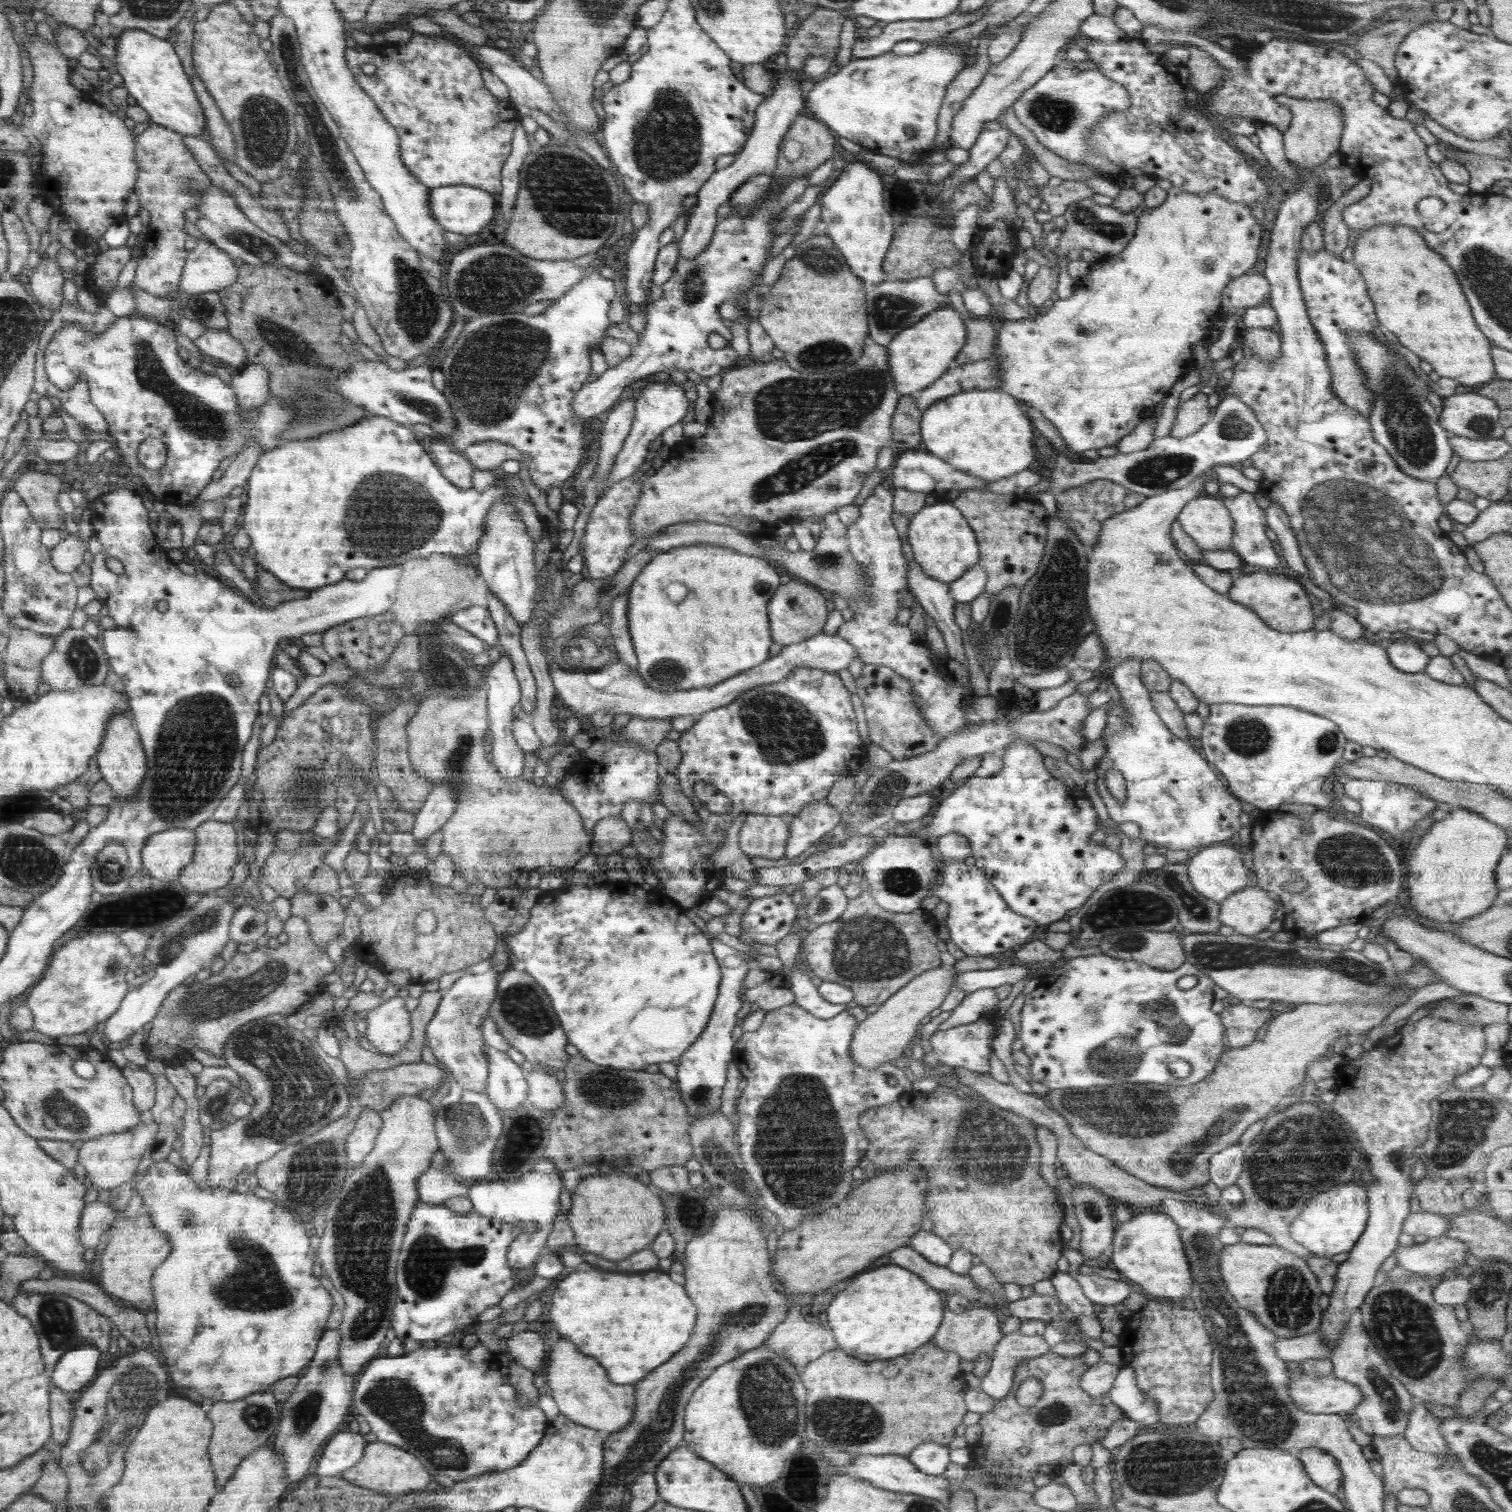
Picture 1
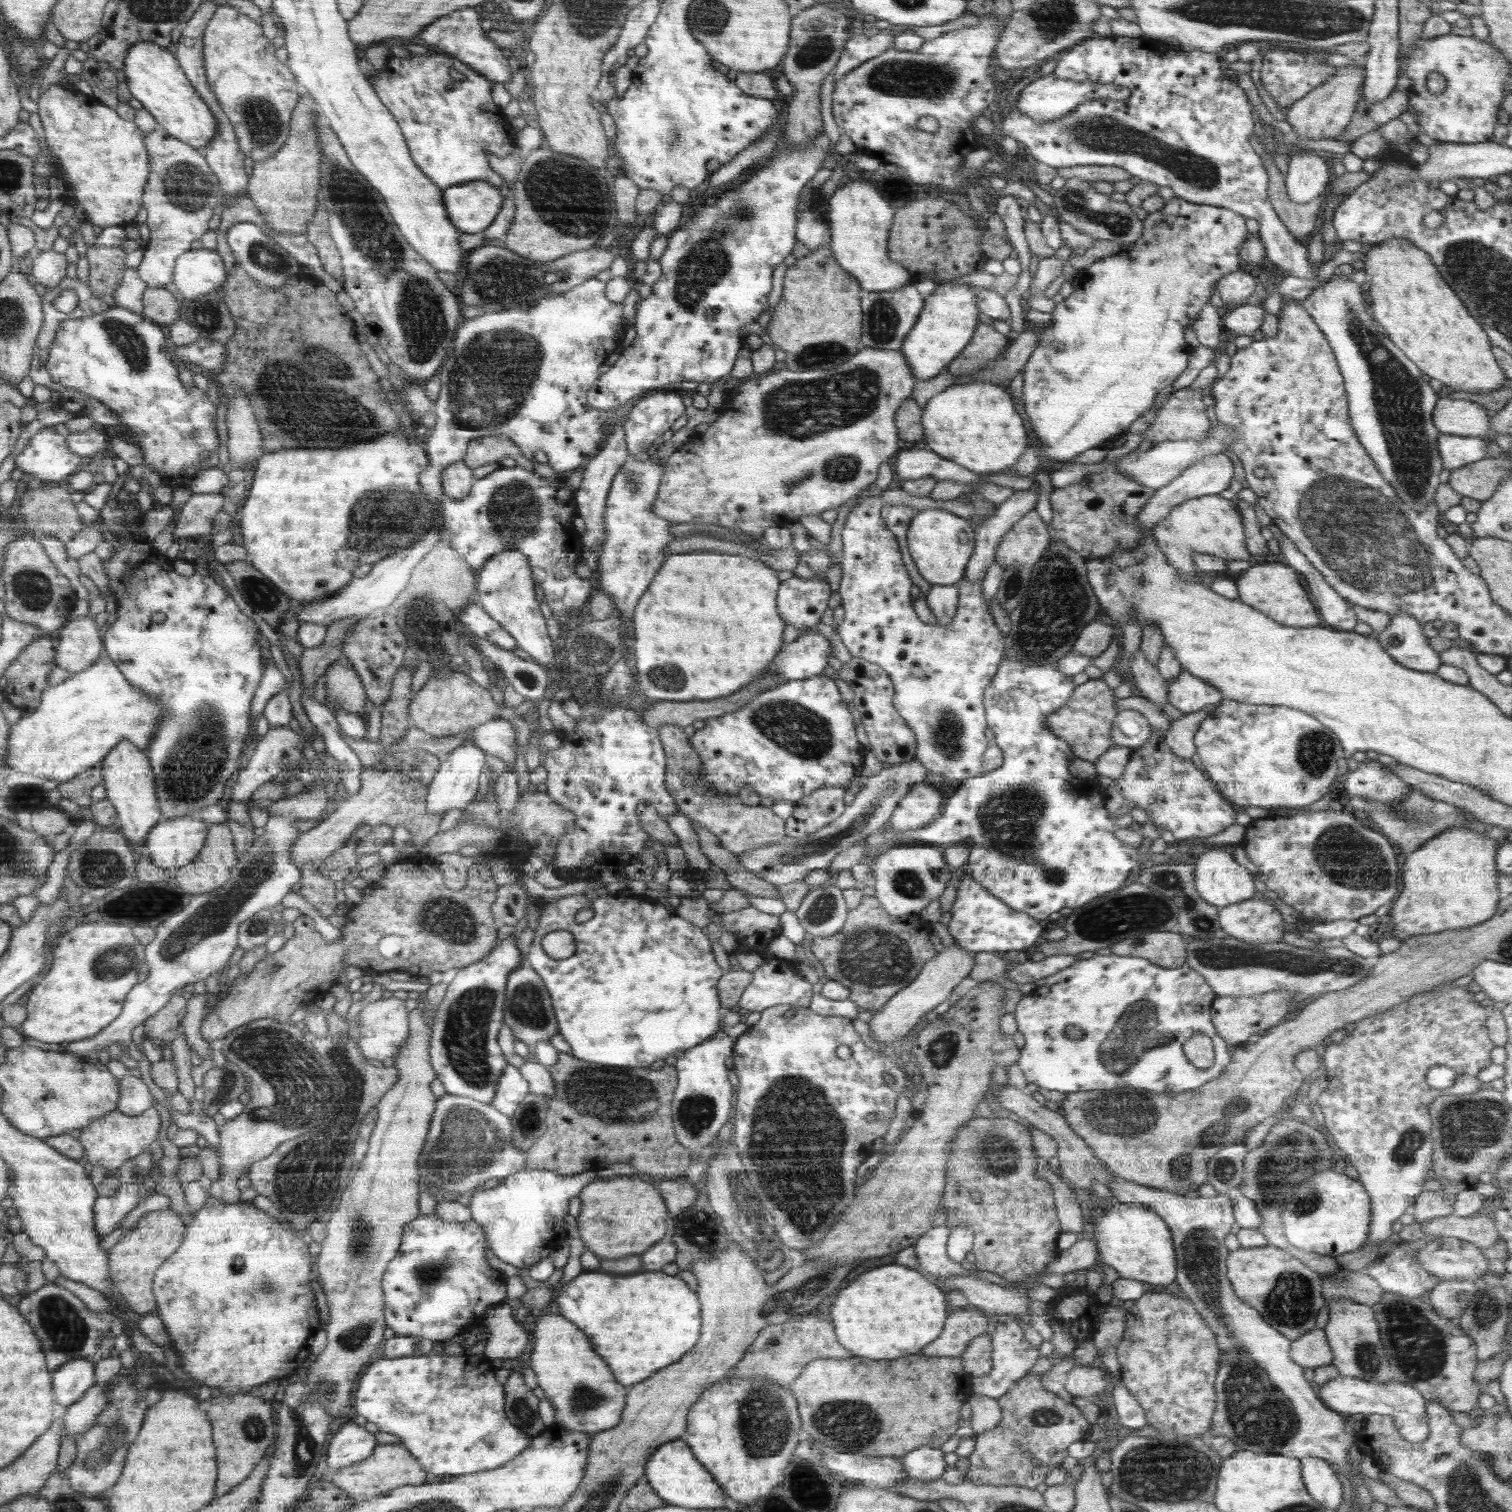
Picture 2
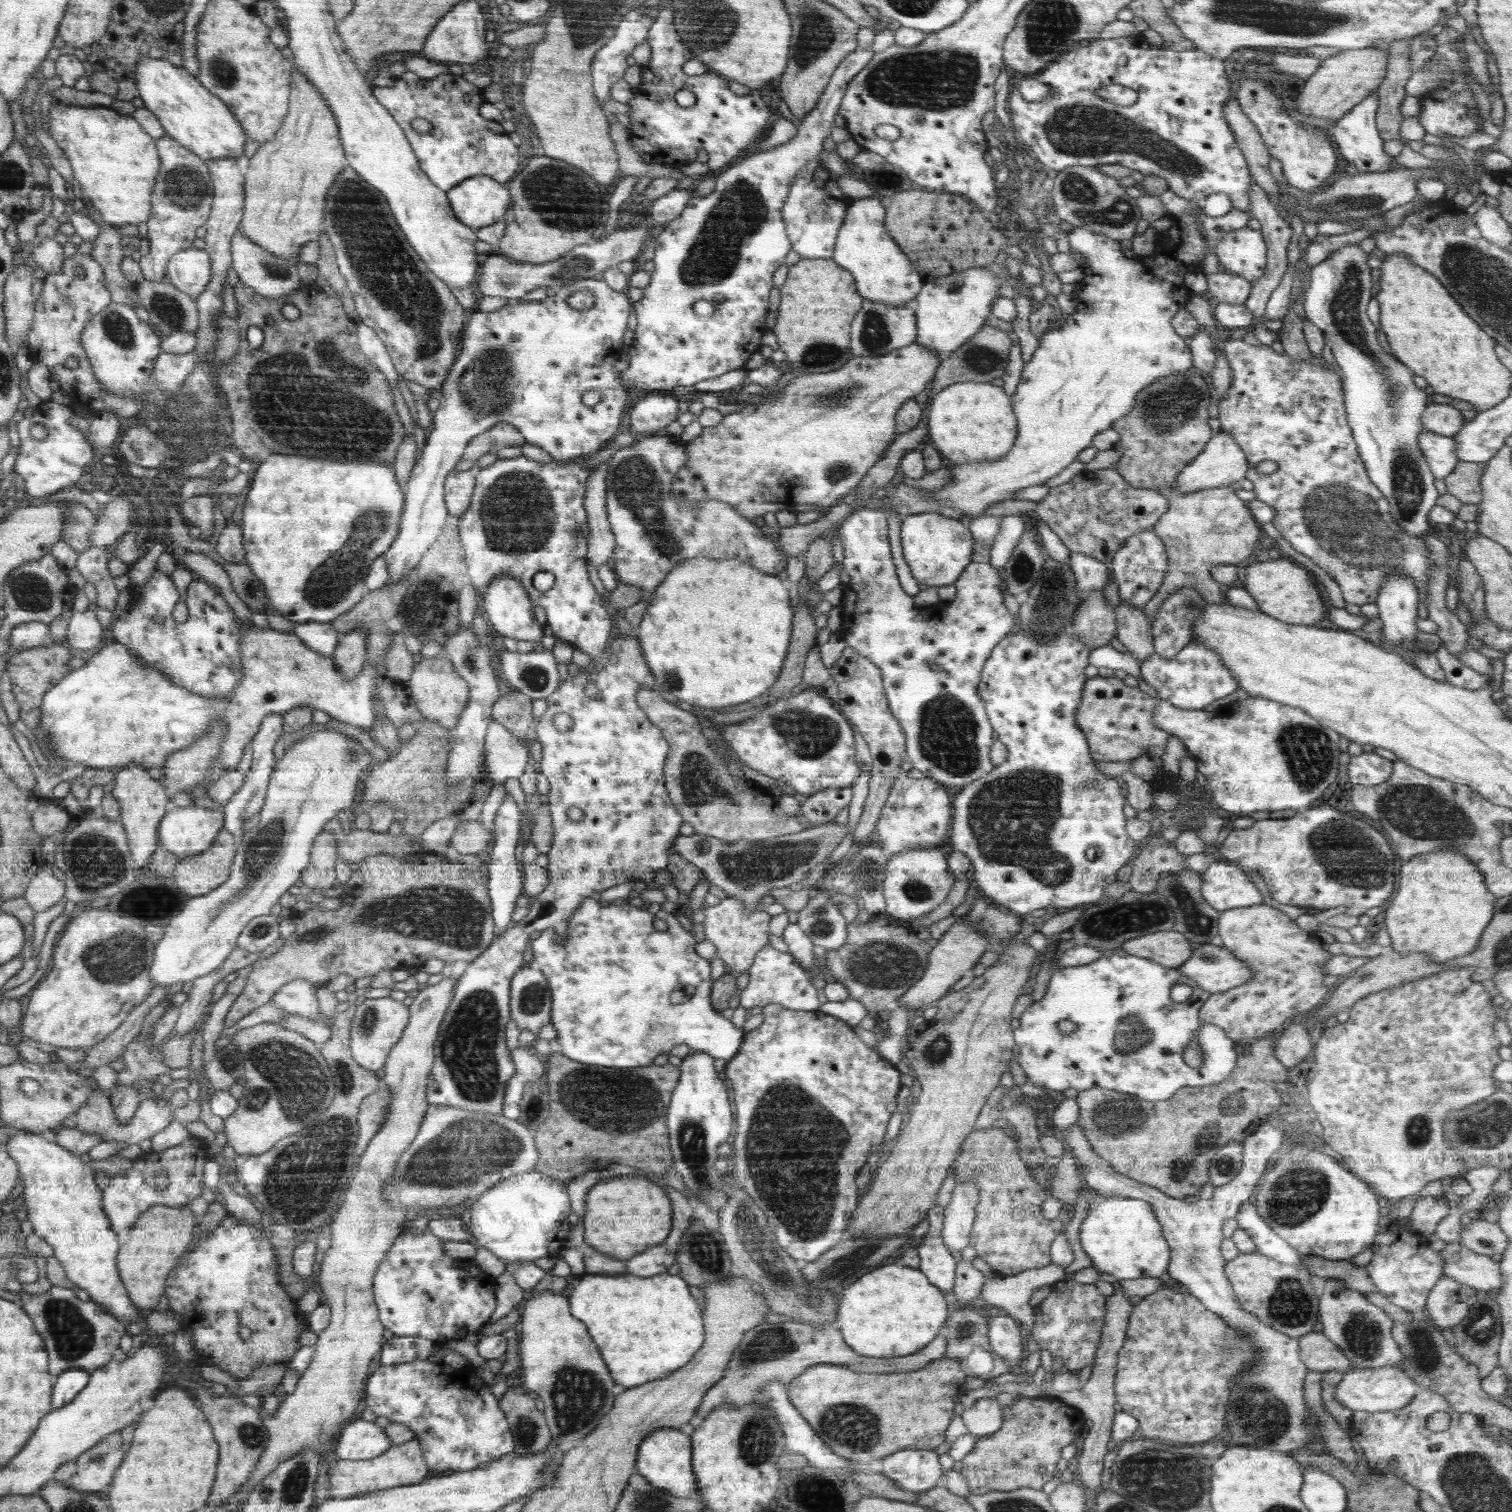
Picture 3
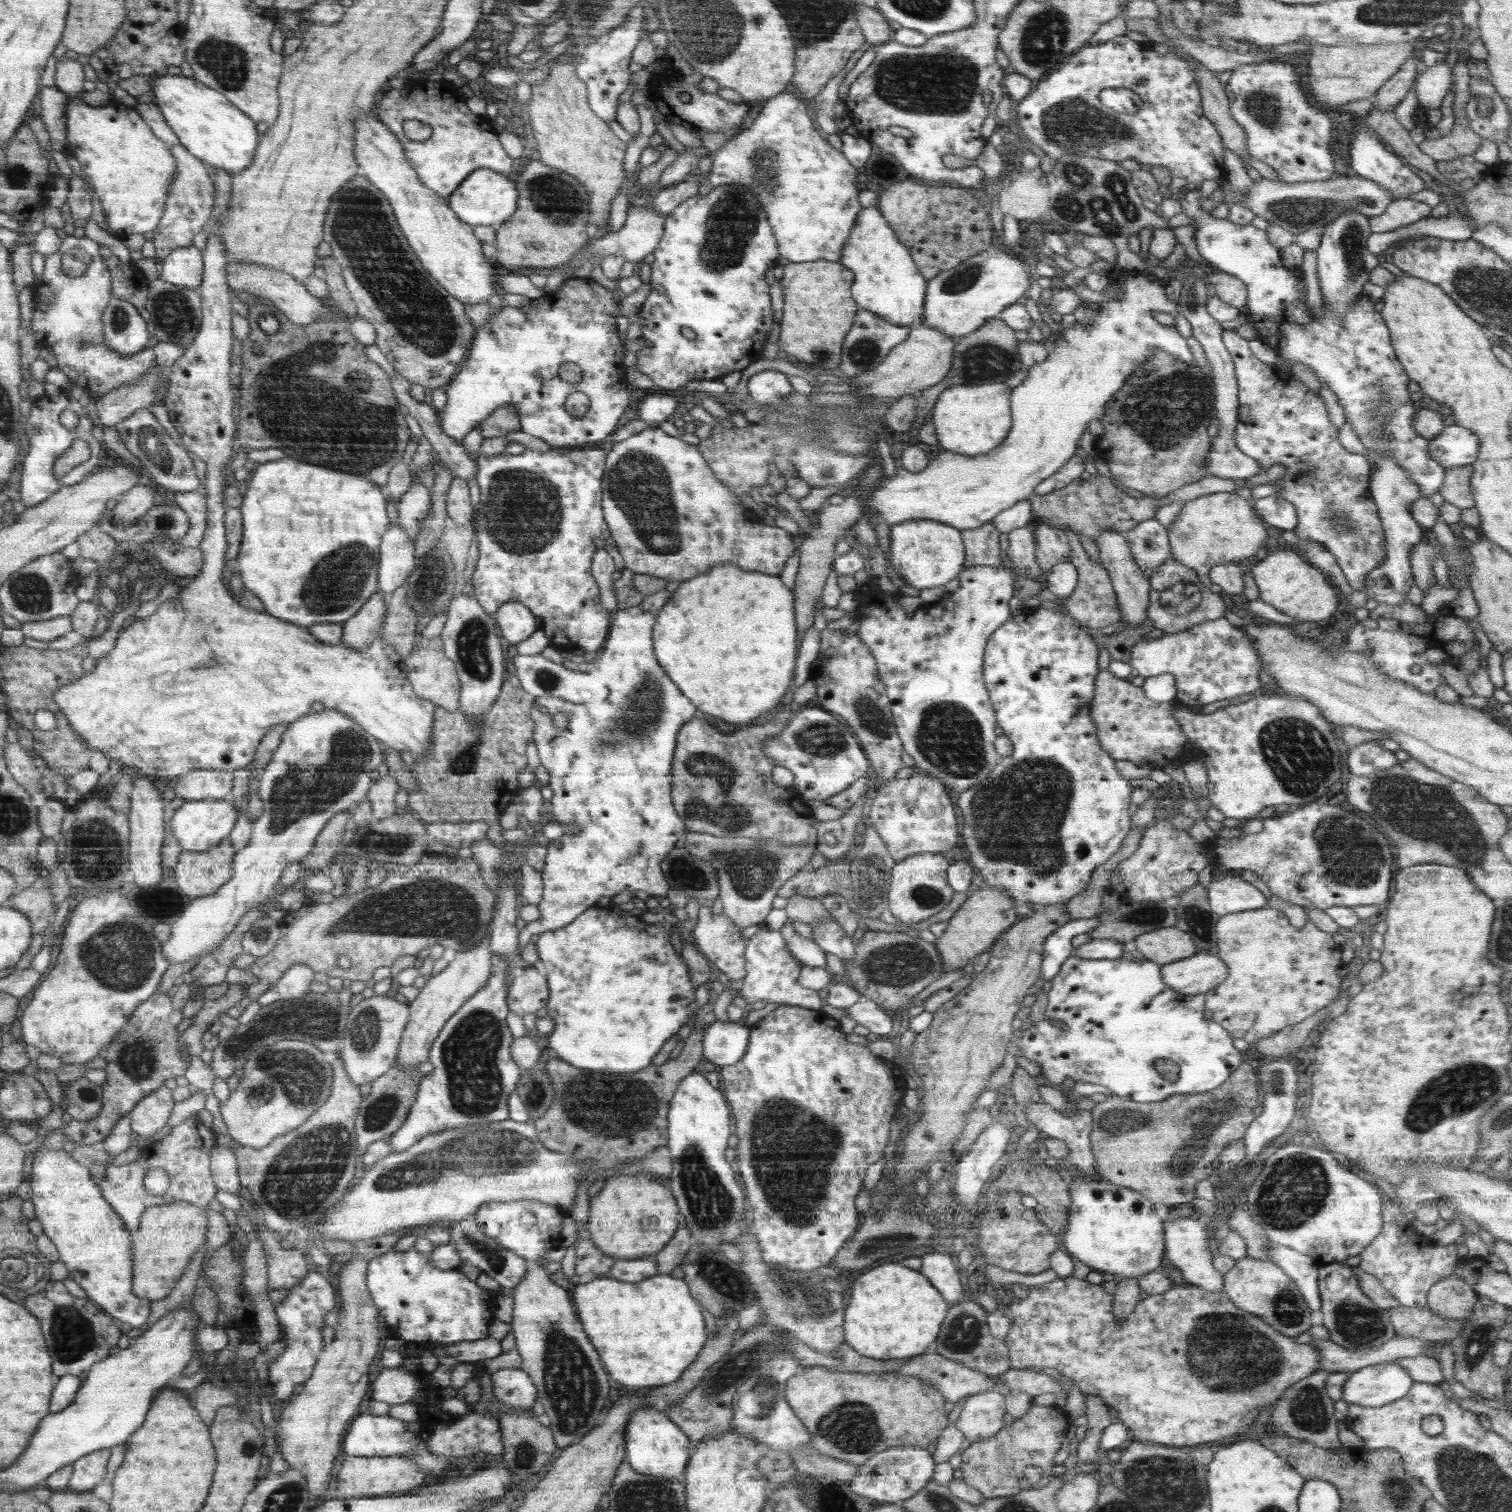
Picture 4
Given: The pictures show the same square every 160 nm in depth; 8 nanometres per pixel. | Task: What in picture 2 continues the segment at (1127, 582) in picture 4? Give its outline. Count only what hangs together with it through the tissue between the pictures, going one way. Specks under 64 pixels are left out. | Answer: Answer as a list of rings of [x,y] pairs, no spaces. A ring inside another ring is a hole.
[[[1140,648],[1131,656],[1130,668],[1136,693],[1164,709],[1164,705],[1169,702],[1168,684],[1158,668],[1147,661]]]

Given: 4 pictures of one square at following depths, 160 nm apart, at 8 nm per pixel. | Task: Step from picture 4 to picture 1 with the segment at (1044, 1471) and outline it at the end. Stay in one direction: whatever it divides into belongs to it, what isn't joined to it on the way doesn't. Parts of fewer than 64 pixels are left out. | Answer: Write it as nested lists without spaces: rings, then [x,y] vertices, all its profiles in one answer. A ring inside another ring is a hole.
[[[1049,1350],[1046,1354],[1020,1363],[1014,1369],[1009,1396],[1005,1399],[997,1399],[994,1408],[981,1415],[978,1423],[981,1426],[981,1438],[972,1446],[971,1450],[971,1460],[977,1462],[983,1470],[990,1472],[990,1478],[994,1481],[991,1484],[999,1487],[1008,1483],[1003,1480],[1010,1481],[1018,1478],[1025,1482],[1032,1482],[1040,1466],[1049,1466],[1055,1476],[1072,1462],[1074,1448],[1082,1444],[1091,1446],[1094,1442],[1098,1442],[1100,1438],[1106,1436],[1108,1428],[1114,1422],[1126,1418],[1123,1410],[1112,1402],[1108,1394],[1097,1399],[1090,1397],[1088,1393],[1082,1390],[1079,1382],[1083,1372],[1086,1372],[1088,1367],[1080,1355],[1074,1357],[1061,1356]],[[1030,1377],[1037,1378],[1044,1391],[1034,1406],[1022,1406],[1015,1400],[1014,1394],[1022,1381]],[[1020,1448],[1028,1448],[1028,1454],[1025,1456],[1019,1454]]]

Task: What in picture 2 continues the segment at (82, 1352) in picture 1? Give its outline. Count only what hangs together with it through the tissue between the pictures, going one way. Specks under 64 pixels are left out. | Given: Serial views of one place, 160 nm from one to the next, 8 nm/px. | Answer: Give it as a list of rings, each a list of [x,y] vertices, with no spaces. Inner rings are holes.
[[[85,1358],[72,1361],[54,1370],[54,1398],[58,1398],[61,1409],[81,1400],[94,1386],[94,1363]]]

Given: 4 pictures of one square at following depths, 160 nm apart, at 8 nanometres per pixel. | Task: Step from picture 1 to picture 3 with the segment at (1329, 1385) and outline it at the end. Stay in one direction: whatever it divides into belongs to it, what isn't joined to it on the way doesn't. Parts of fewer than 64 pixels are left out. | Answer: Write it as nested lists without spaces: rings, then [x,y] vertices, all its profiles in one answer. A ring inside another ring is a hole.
[[[1396,1365],[1376,1369],[1352,1369],[1344,1373],[1344,1378],[1337,1384],[1334,1398],[1353,1411],[1387,1412],[1408,1406],[1419,1389],[1420,1386]]]

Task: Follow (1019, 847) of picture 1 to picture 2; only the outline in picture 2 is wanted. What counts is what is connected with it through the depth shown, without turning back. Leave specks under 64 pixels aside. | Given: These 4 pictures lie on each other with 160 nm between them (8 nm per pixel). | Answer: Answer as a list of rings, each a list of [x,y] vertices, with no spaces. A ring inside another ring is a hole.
[[[1007,644],[1000,666],[984,691],[986,723],[996,737],[992,743],[1002,750],[1002,765],[996,770],[962,781],[958,790],[944,802],[942,812],[929,825],[913,832],[895,833],[885,829],[870,834],[865,839],[865,847],[867,852],[876,854],[890,846],[907,843],[902,840],[922,840],[941,846],[964,845],[969,850],[968,873],[975,881],[1010,908],[1029,914],[1042,923],[1062,907],[1077,908],[1120,888],[1130,870],[1142,860],[1137,847],[1114,836],[1116,815],[1104,808],[1104,796],[1102,800],[1096,792],[1094,796],[1068,796],[1088,792],[1087,780],[1074,778],[1069,772],[1070,760],[1076,755],[1062,738],[1046,729],[1045,722],[1048,714],[1056,712],[1071,697],[1076,688],[1072,676],[1062,674],[1056,662],[1034,666],[1033,663],[1022,663],[1015,656]]]

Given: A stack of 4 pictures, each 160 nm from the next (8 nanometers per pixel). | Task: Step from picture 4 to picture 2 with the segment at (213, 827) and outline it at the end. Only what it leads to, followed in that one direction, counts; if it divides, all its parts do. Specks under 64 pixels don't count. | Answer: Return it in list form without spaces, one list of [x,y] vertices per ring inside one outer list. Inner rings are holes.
[[[196,815],[171,818],[164,822],[160,820],[146,838],[144,844],[146,856],[150,857],[158,868],[178,870],[190,865],[200,856],[201,851],[205,848],[209,830],[210,824],[202,821]]]

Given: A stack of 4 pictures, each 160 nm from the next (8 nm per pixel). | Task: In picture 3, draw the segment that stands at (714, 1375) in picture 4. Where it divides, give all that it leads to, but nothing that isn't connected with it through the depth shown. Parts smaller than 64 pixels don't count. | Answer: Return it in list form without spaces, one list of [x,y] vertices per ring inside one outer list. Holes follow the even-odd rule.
[[[772,1318],[746,1333],[740,1344],[741,1347],[736,1350],[729,1362],[725,1376],[708,1391],[700,1408],[697,1409],[696,1416],[689,1421],[688,1431],[702,1425],[706,1421],[706,1416],[709,1416],[720,1404],[742,1406],[752,1403],[758,1390],[771,1381],[779,1380],[788,1388],[789,1384],[811,1365],[844,1364],[850,1370],[858,1370],[858,1372],[908,1372],[921,1369],[933,1360],[944,1357],[948,1340],[942,1330],[935,1340],[932,1340],[924,1350],[918,1350],[914,1356],[870,1358],[860,1356],[850,1346],[846,1346],[842,1334],[834,1330],[834,1324],[818,1326]]]

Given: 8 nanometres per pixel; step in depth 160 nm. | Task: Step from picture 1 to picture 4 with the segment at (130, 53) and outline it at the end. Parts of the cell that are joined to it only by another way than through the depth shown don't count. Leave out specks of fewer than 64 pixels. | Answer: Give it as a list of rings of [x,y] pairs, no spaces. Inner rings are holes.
[[[166,73],[152,81],[151,92],[155,105],[162,109],[166,121],[177,133],[180,144],[190,154],[230,174],[239,174],[253,164],[260,142],[256,122],[220,91],[198,82],[194,77]]]

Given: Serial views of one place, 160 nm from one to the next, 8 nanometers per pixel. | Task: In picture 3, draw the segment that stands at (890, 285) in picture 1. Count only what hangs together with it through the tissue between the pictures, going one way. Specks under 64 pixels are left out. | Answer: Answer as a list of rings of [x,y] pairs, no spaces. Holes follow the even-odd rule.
[[[866,300],[858,313],[858,318],[854,318],[854,342],[852,342],[854,346],[850,346],[850,351],[854,357],[875,360],[886,353],[912,345],[916,335],[917,322],[912,304],[896,308],[896,306],[886,306],[880,302]]]

